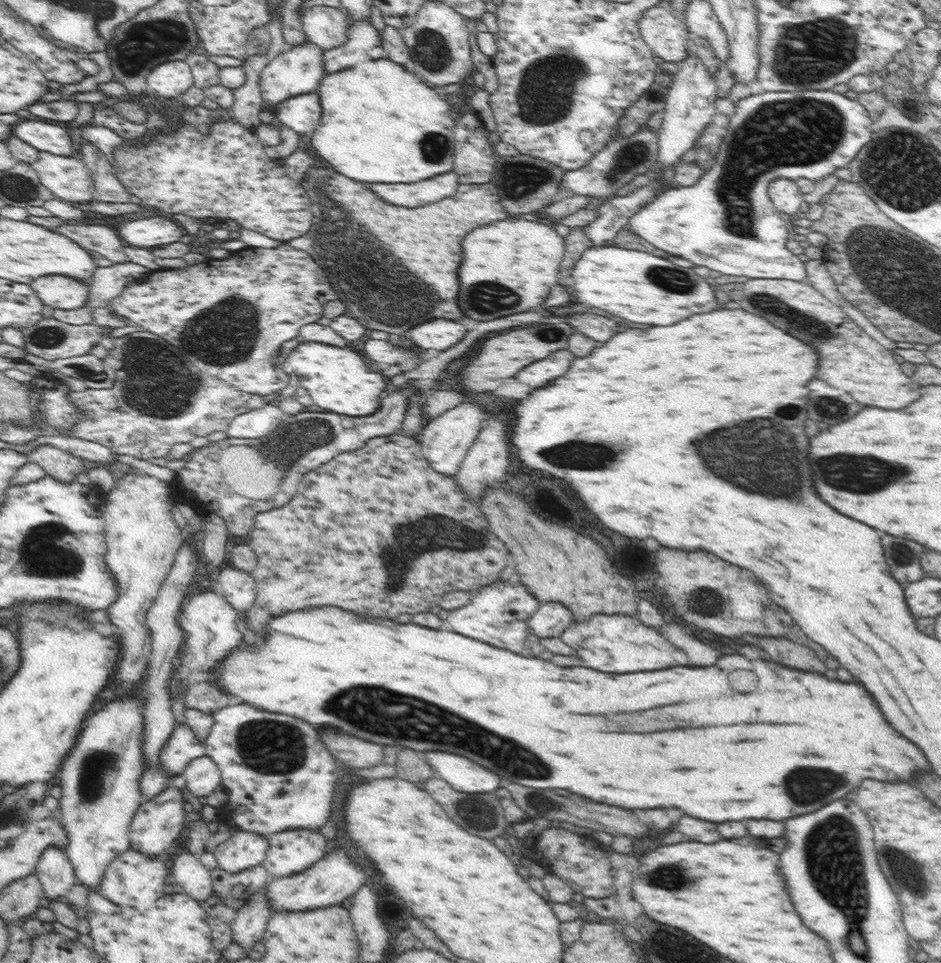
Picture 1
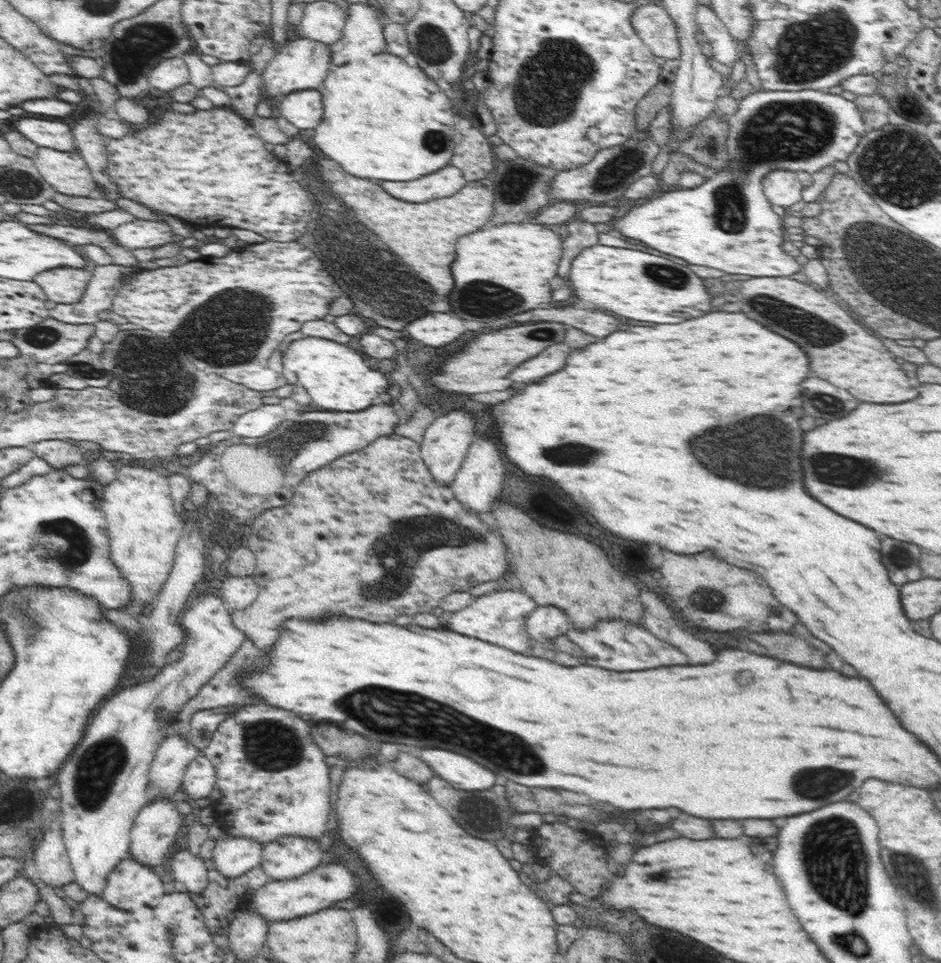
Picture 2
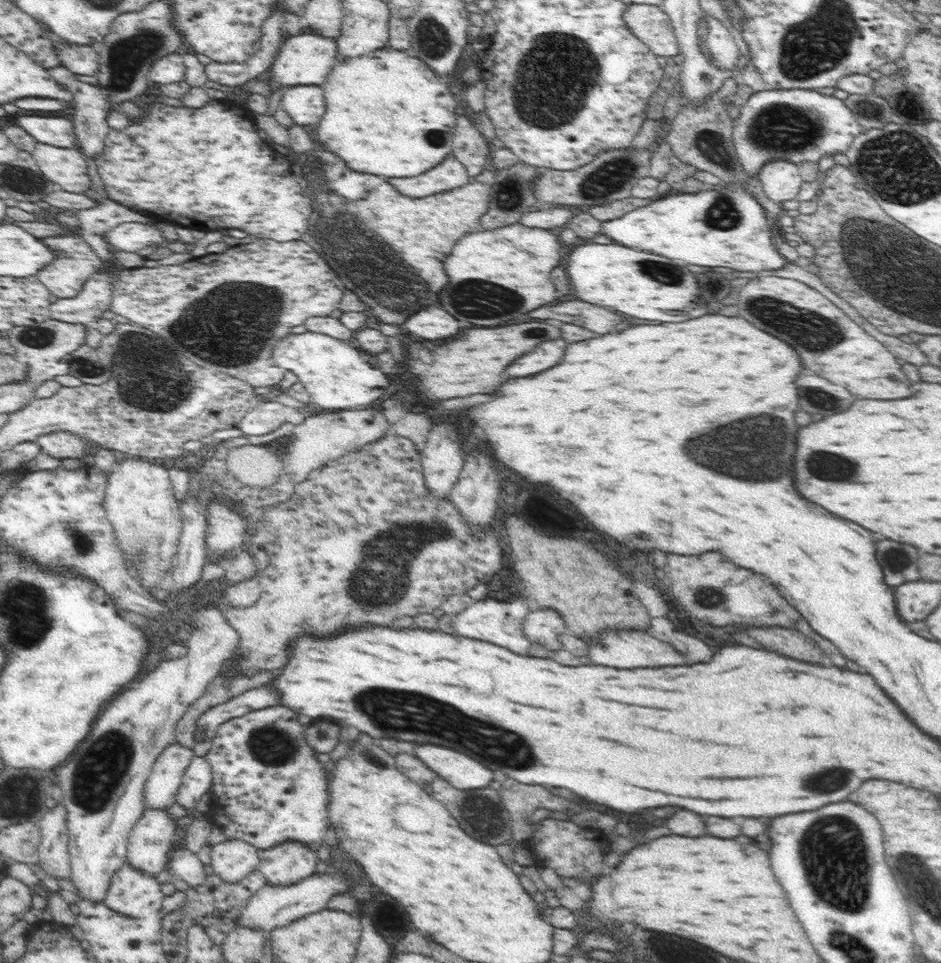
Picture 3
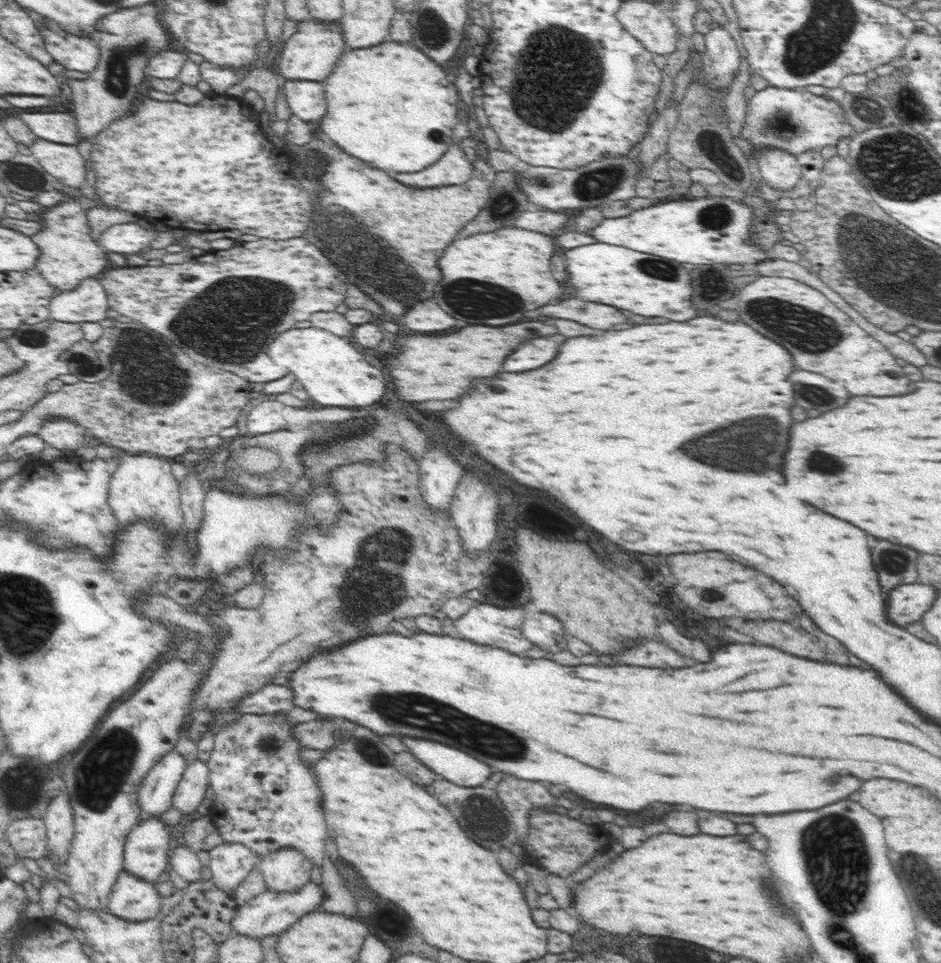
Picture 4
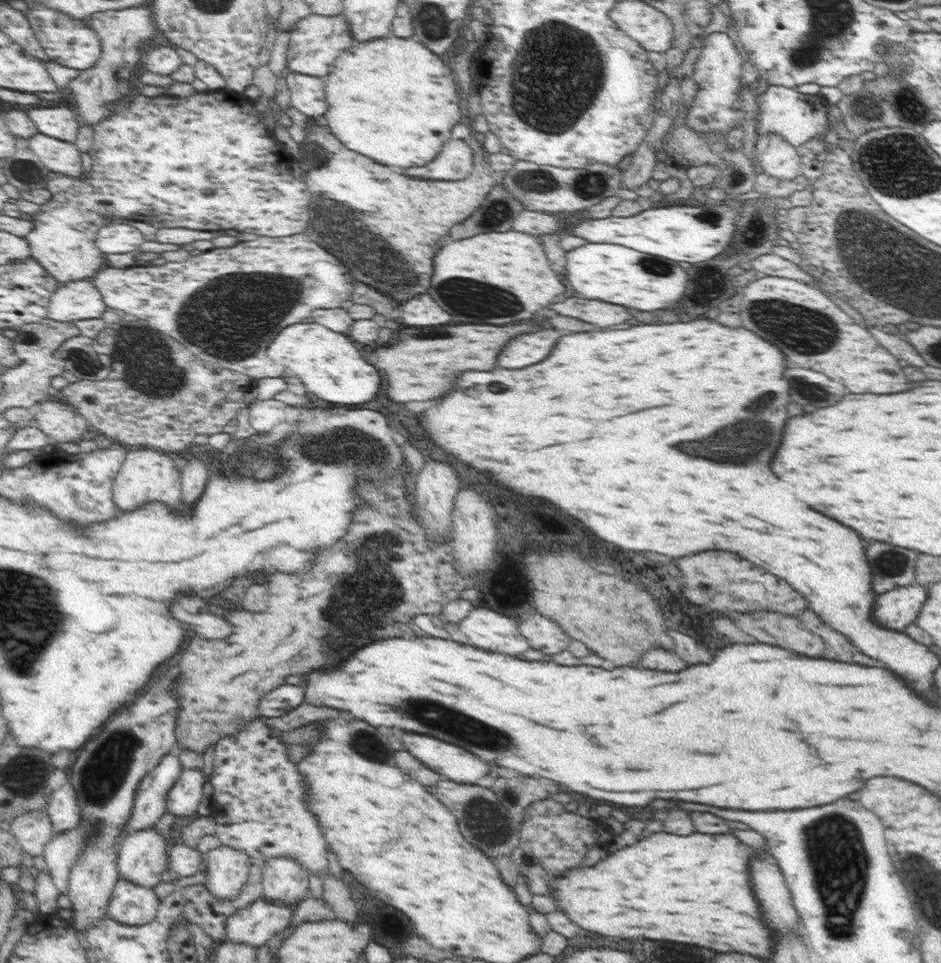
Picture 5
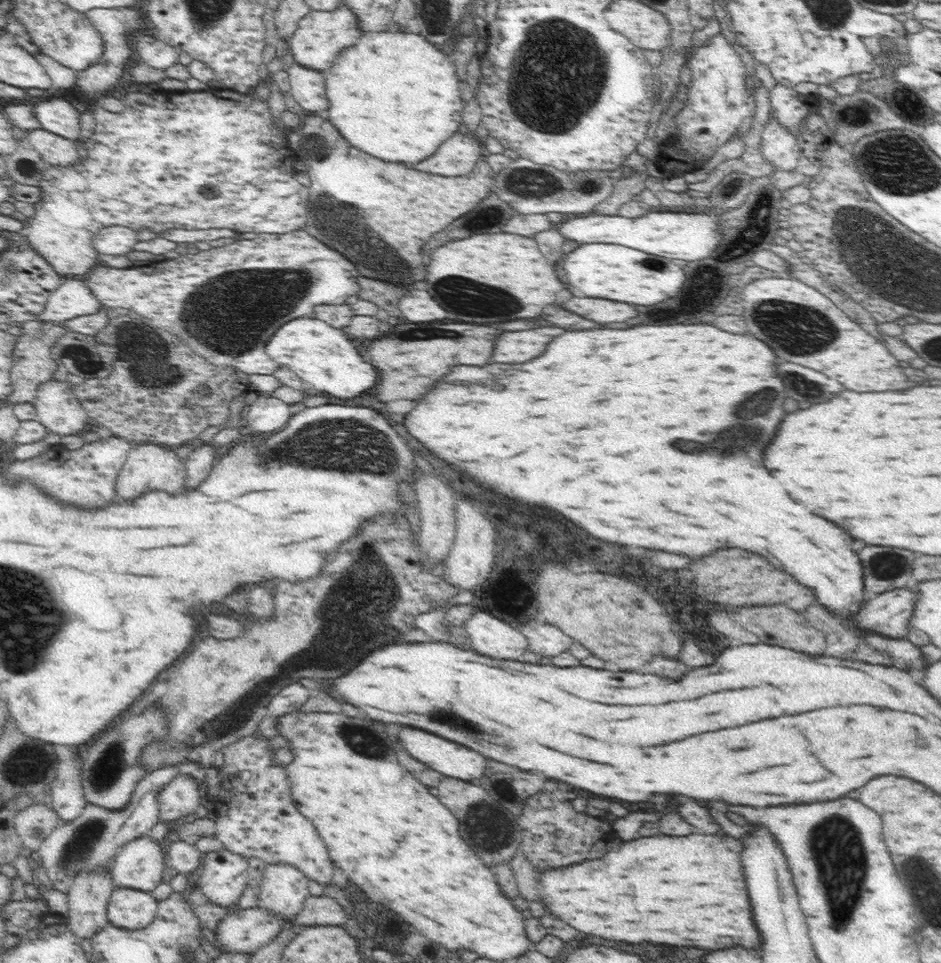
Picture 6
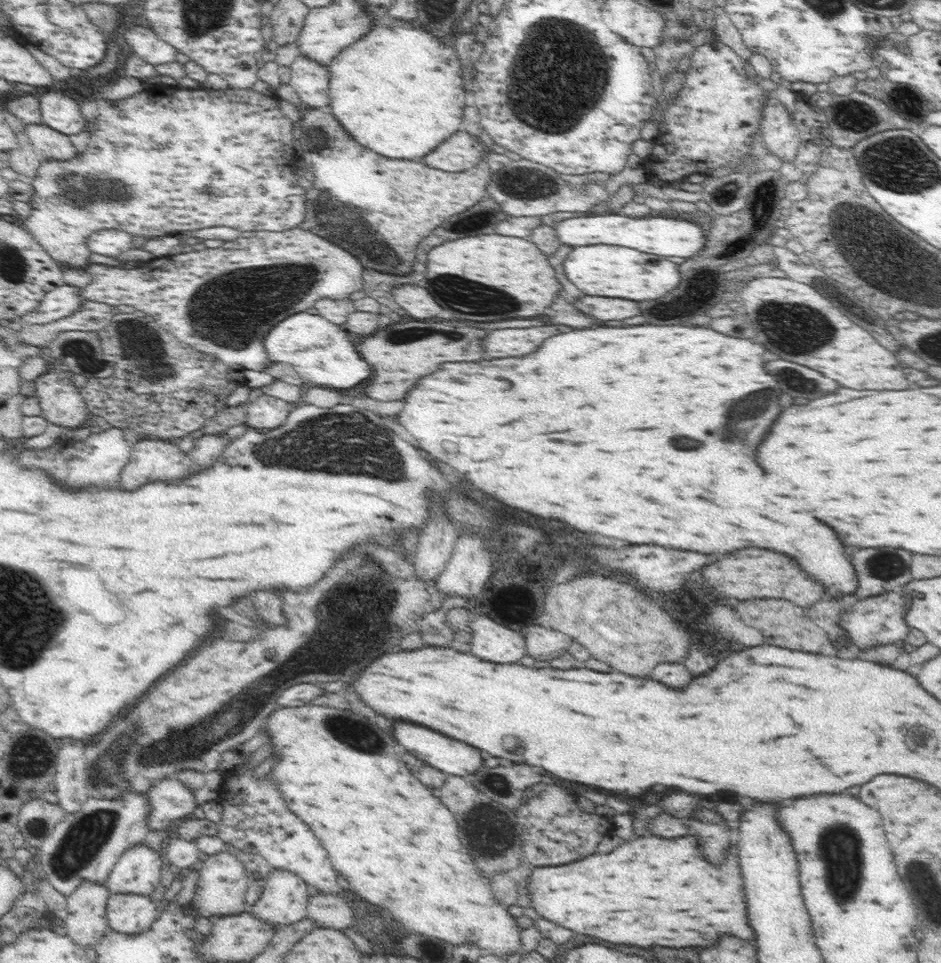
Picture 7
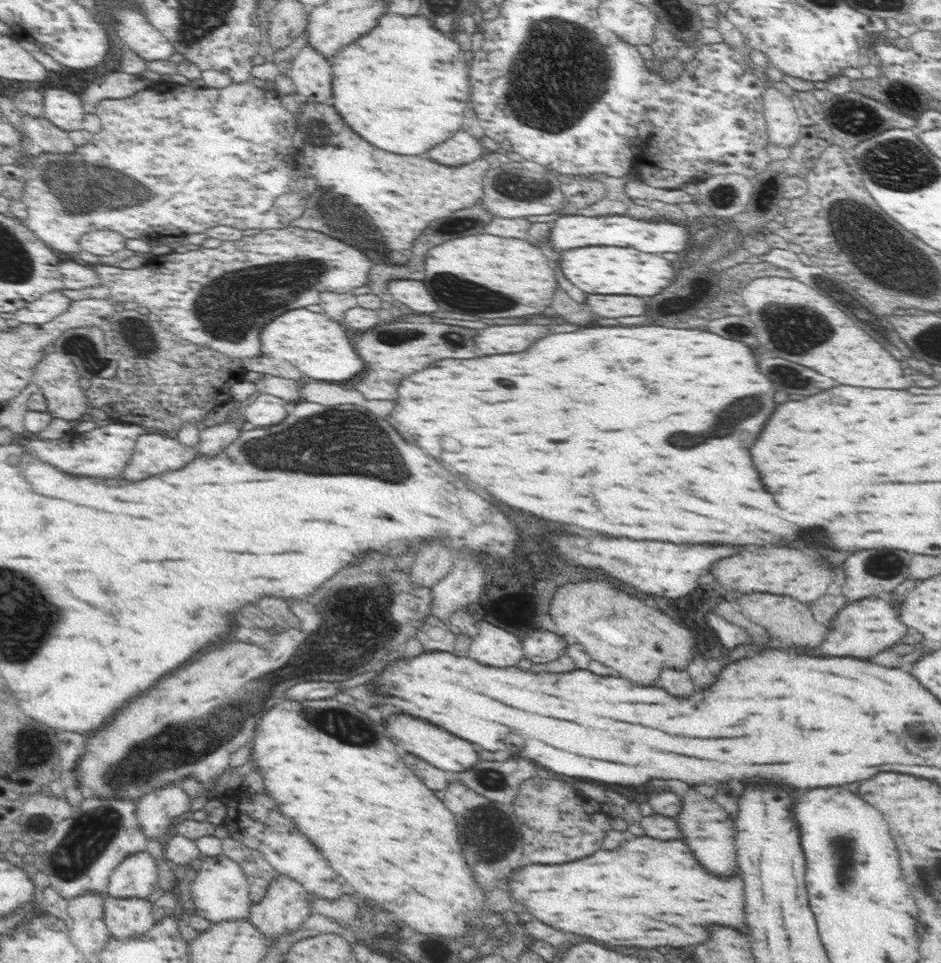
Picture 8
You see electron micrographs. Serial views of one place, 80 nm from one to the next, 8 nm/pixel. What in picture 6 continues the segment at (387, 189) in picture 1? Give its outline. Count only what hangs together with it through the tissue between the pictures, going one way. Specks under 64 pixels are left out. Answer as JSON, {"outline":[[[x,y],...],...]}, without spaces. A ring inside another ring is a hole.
{"outline":[[[460,131],[443,142],[433,156],[414,165],[414,169],[439,176],[466,176],[484,154],[480,139]]]}

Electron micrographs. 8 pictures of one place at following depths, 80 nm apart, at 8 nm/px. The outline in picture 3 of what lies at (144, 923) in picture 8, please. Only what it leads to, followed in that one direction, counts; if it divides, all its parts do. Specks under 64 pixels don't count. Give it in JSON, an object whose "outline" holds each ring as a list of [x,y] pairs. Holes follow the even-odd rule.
{"outline":[[[124,864],[112,875],[104,903],[120,915],[136,918],[160,910],[164,897],[154,876]]]}

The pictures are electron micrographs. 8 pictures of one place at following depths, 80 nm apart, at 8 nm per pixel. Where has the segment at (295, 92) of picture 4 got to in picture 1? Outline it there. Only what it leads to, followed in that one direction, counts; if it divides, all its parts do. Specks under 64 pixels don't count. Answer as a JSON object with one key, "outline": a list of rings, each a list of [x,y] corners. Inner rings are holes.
{"outline":[[[316,92],[283,100],[273,111],[276,123],[282,124],[298,134],[313,133],[322,116],[322,107]]]}

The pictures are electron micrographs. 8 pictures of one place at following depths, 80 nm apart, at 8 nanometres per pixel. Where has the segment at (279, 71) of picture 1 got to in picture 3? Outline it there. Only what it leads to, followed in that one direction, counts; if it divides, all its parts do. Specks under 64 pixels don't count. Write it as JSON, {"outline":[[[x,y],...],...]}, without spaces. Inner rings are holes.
{"outline":[[[305,29],[299,35],[287,35],[281,43],[279,53],[270,67],[267,78],[272,82],[274,88],[283,86],[283,89],[298,85],[321,85],[334,65],[339,61],[336,38],[316,35]]]}

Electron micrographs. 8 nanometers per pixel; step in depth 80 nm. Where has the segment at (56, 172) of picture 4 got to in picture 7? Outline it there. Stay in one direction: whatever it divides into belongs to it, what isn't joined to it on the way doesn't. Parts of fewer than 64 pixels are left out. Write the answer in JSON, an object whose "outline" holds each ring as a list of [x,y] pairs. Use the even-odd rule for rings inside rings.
{"outline":[[[43,122],[26,124],[24,132],[28,135],[32,147],[46,160],[68,162],[78,154],[68,135],[50,128]]]}

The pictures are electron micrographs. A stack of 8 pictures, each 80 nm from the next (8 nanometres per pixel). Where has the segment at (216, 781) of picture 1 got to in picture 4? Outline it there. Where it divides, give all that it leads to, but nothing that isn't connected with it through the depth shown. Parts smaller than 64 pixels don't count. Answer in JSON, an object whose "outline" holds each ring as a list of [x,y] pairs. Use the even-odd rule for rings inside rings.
{"outline":[[[196,759],[190,763],[174,791],[171,806],[183,814],[197,810],[204,800],[206,788],[209,785],[210,769],[207,764]]]}

